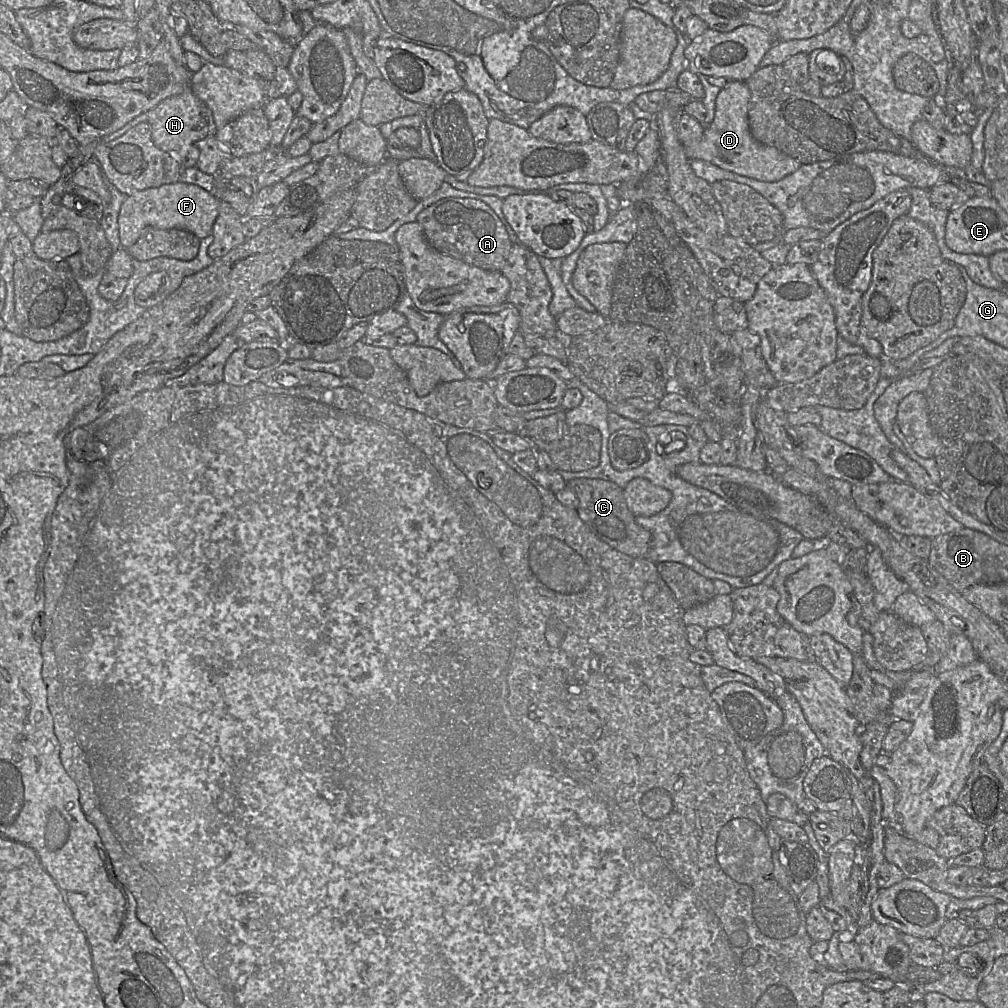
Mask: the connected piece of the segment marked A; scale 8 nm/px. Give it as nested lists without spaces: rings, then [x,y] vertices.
[[[444,198],[422,210],[416,222],[421,225],[428,244],[435,250],[483,270],[501,271],[513,246],[501,220],[488,205],[480,200]]]

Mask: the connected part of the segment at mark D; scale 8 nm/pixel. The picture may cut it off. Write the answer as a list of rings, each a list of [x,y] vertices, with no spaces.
[[[732,81],[721,89],[716,97],[715,113],[712,123],[704,128],[703,136],[693,145],[685,145],[685,154],[689,160],[701,159],[724,170],[764,182],[776,182],[795,172],[801,164],[779,150],[758,143],[751,135],[748,124],[748,105],[750,91],[745,81]]]

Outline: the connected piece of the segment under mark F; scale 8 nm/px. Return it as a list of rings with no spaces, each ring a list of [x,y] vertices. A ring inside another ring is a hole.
[[[181,181],[136,191],[126,197],[120,208],[118,226],[121,245],[124,248],[131,247],[147,227],[183,229],[203,239],[212,234],[219,205],[220,200],[212,193],[198,185]]]

